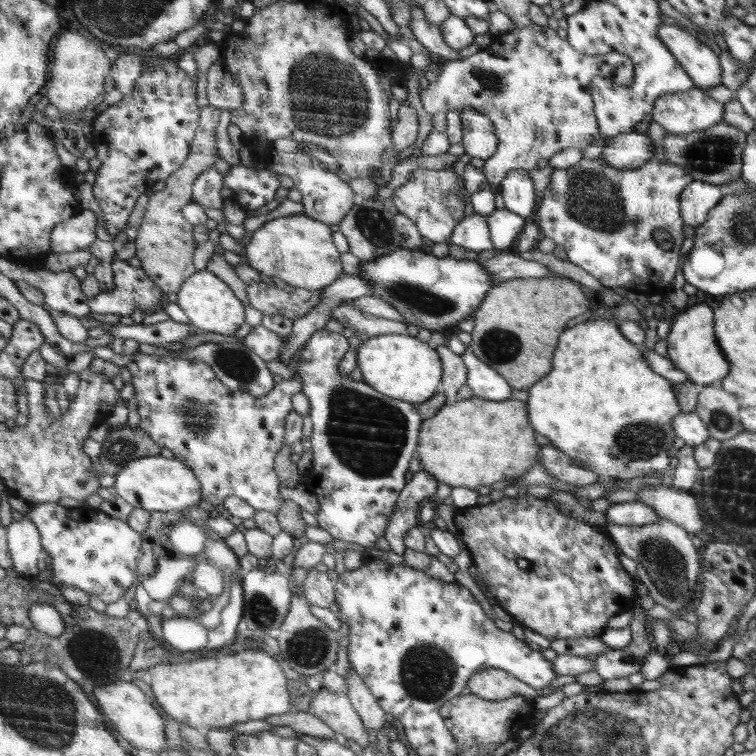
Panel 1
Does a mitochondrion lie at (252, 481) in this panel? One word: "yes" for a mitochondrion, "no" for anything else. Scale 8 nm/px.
no

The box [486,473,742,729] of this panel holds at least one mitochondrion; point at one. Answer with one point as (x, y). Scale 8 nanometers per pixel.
(666, 567)

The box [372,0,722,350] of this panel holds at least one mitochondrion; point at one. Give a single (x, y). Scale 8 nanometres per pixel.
(591, 198)

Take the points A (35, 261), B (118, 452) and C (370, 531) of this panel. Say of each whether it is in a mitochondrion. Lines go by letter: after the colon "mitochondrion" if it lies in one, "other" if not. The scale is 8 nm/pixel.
A: other
B: mitochondrion
C: other

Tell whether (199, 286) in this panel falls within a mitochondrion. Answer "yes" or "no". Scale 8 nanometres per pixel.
no

